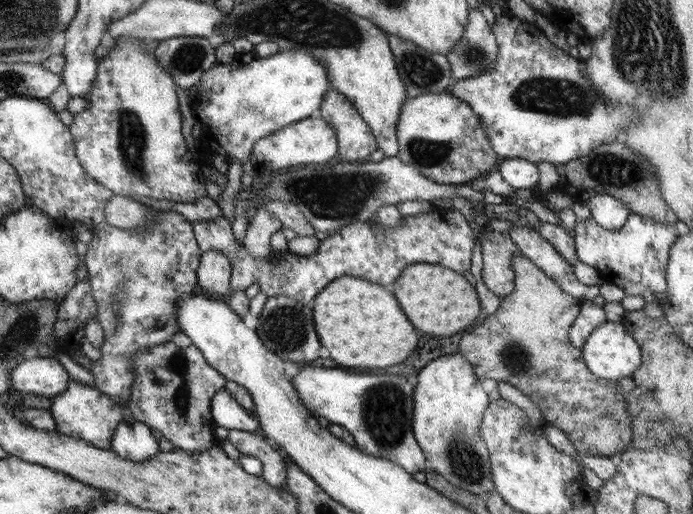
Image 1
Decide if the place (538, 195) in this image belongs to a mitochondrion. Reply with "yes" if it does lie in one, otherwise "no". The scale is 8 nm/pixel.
no

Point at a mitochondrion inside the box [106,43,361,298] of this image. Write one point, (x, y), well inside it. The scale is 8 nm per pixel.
(131, 136)

